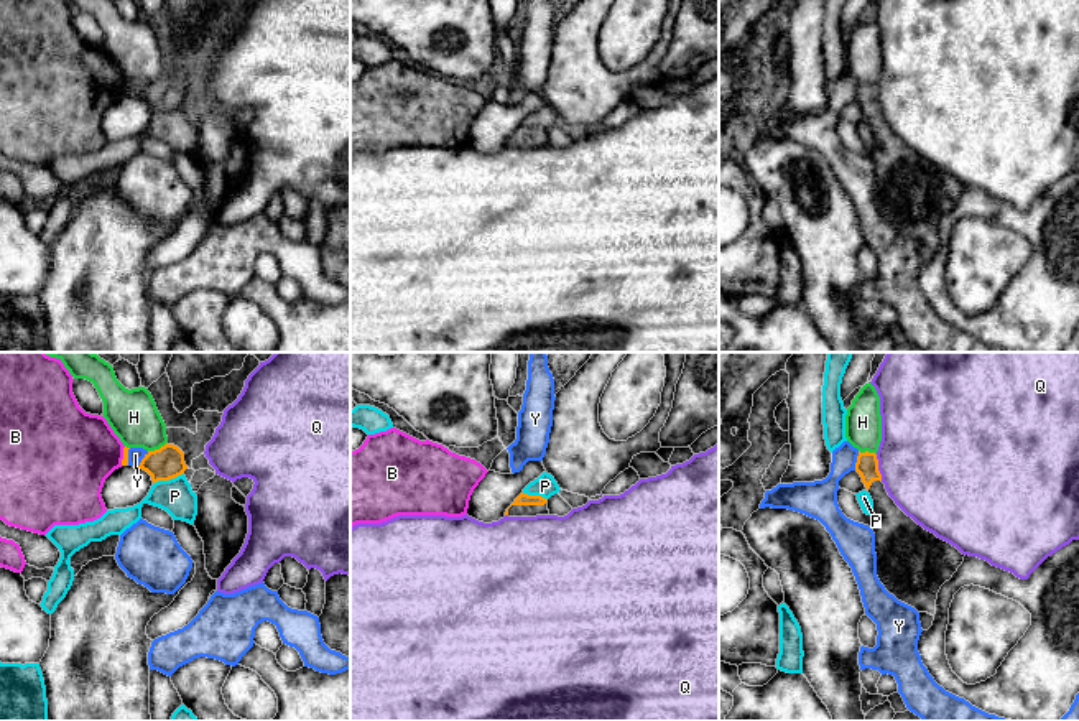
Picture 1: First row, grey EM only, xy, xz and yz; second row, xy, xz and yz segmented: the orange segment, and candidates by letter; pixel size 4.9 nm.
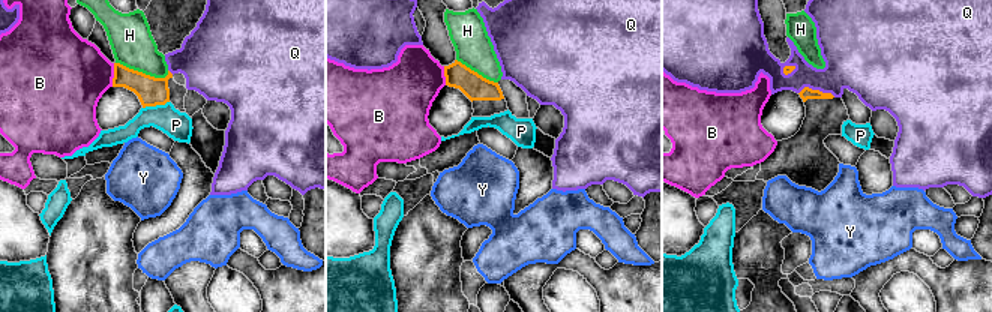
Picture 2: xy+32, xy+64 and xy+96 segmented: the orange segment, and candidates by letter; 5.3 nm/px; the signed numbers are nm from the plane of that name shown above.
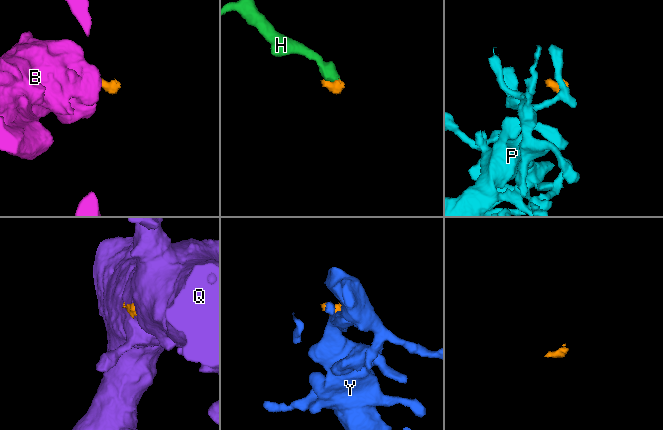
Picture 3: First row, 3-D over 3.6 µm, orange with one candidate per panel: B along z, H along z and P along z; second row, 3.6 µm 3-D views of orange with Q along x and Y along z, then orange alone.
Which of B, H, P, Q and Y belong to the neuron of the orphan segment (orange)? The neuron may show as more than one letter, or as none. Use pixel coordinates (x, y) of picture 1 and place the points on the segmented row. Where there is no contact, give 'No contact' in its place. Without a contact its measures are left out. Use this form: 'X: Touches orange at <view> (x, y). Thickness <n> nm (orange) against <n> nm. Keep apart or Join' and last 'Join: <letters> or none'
B: Touches orange at xy (124, 456). Thickness 30 nm (orange) against 400 nm. Keep apart
H: Touches orange at xy (157, 450). Thickness 160 nm (orange) against 240 nm. Keep apart
P: Touches orange at xy (168, 479). Thickness 160 nm (orange) against 170 nm. Keep apart
Q: Touches orange at yz (877, 468). Thickness 110 nm (orange) against 480 nm. Keep apart
Y: Touches orange at yz (857, 461). Thickness 110 nm (orange) against 160 nm. Keep apart
Join: none

